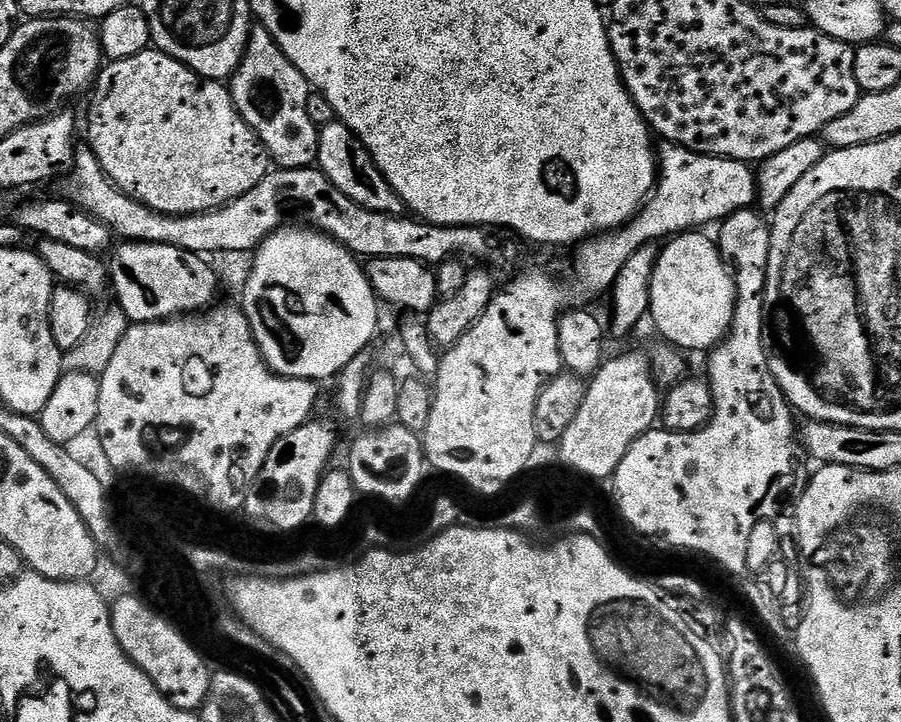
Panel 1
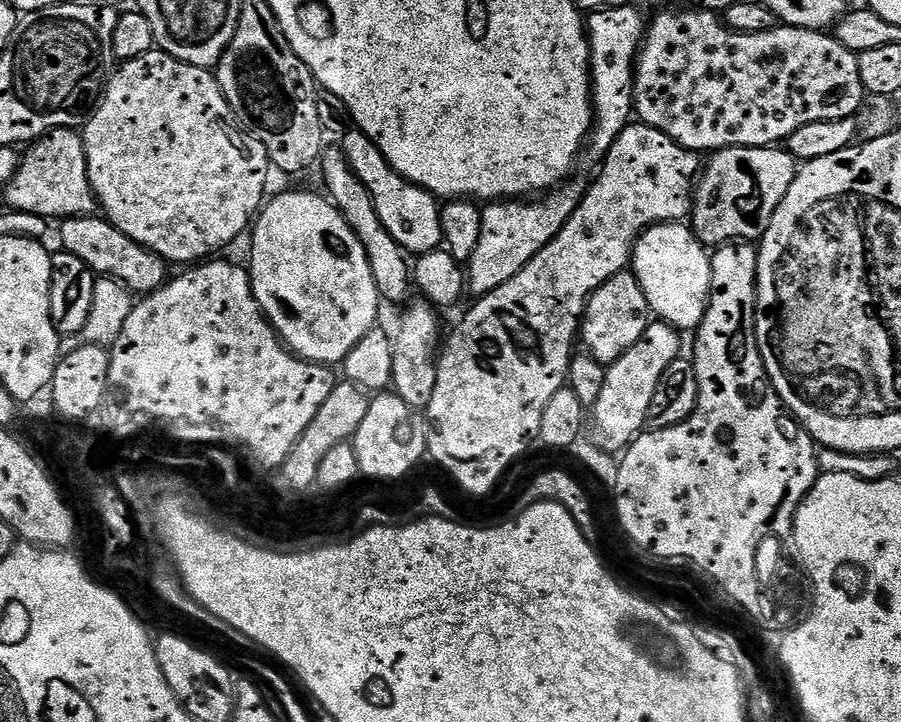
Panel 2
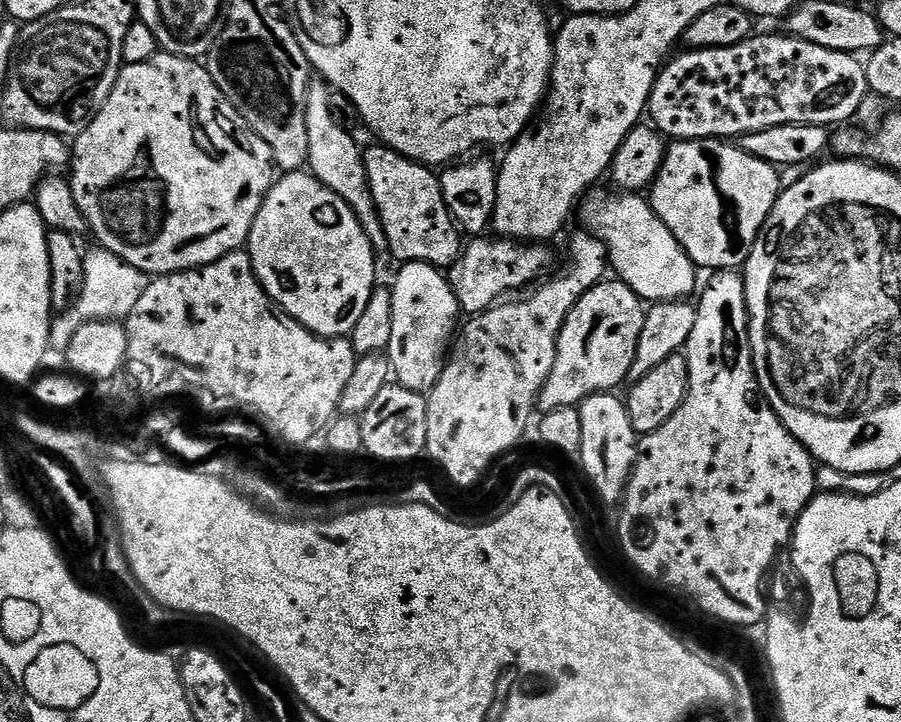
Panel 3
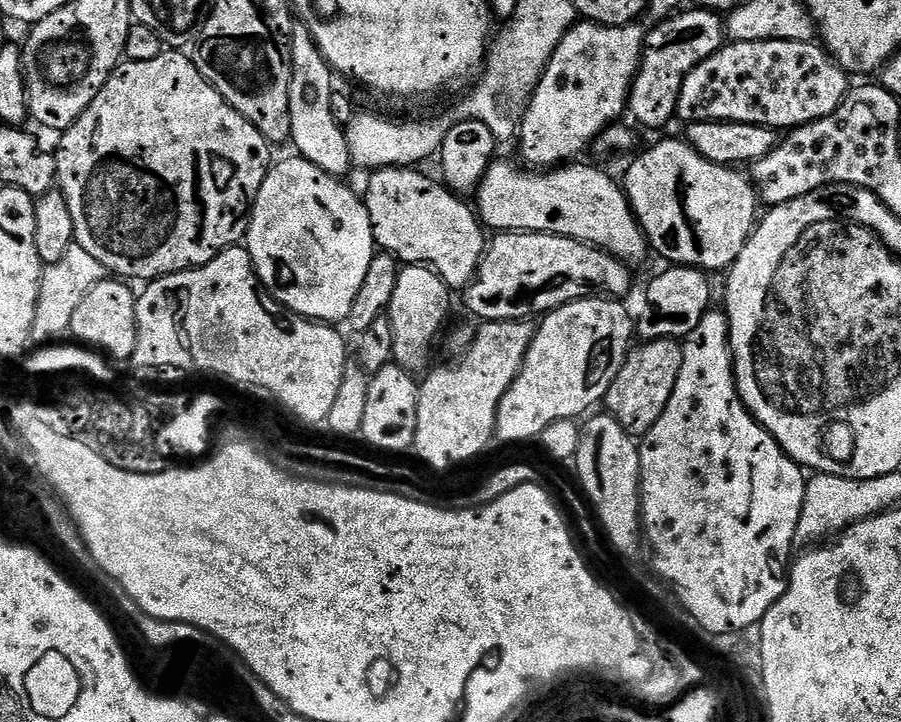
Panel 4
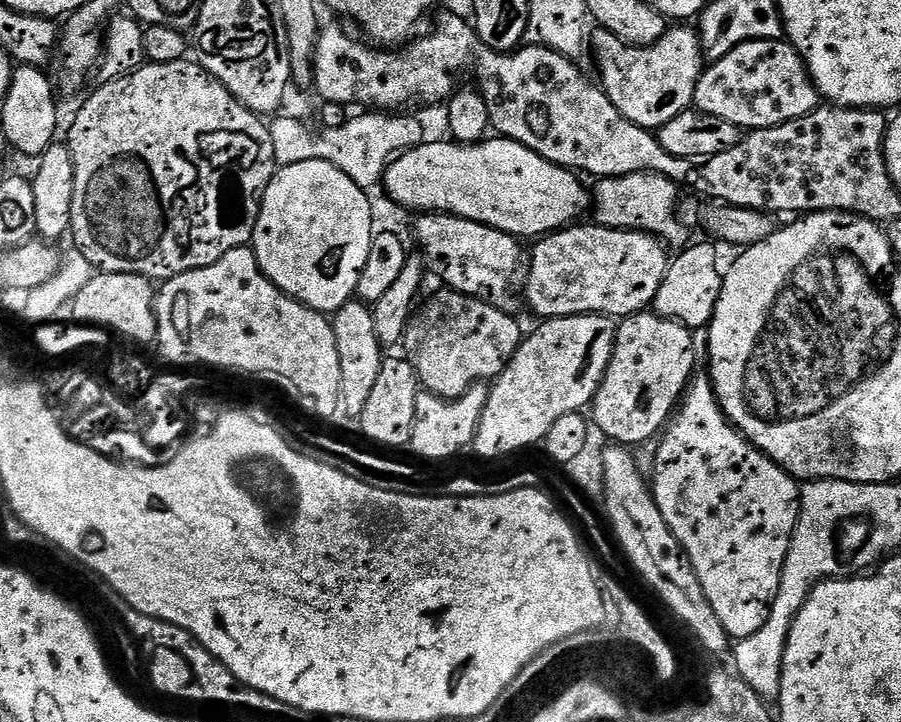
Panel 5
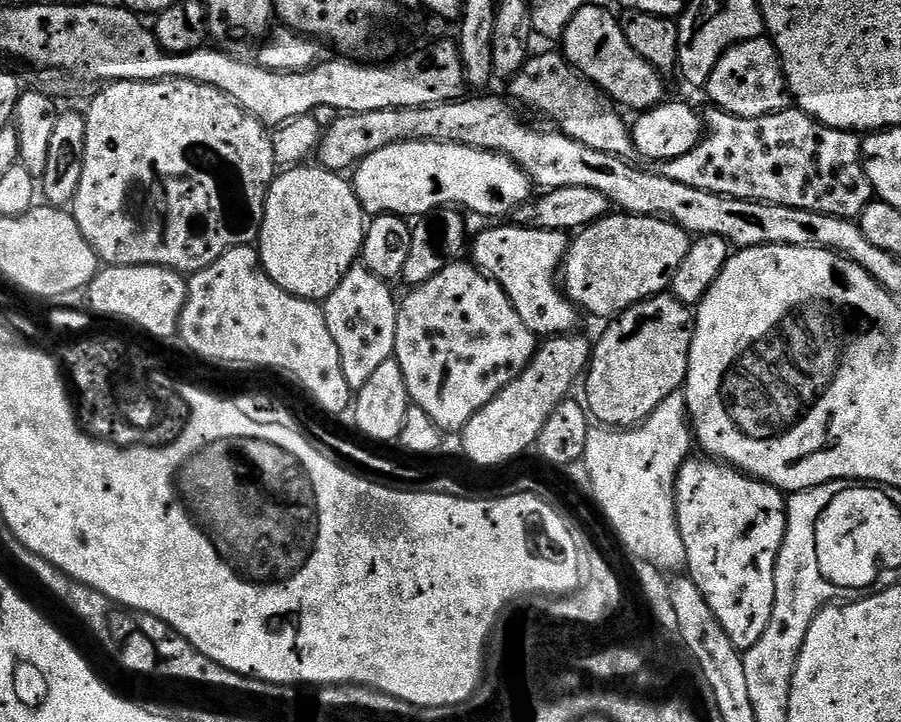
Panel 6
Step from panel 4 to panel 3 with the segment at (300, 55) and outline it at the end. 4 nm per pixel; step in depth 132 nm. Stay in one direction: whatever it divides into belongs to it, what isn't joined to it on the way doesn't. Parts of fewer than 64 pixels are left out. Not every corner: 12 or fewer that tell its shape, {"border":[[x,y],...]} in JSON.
{"border":[[319,78],[306,90],[307,167],[338,194],[373,252],[388,252],[355,135],[330,115]]}

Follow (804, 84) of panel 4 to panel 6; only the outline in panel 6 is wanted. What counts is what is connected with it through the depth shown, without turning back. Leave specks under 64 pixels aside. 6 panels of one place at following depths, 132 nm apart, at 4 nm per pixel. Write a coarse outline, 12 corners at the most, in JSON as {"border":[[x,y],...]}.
{"border":[[768,38],[722,53],[708,79],[715,107],[743,120],[793,103]]}

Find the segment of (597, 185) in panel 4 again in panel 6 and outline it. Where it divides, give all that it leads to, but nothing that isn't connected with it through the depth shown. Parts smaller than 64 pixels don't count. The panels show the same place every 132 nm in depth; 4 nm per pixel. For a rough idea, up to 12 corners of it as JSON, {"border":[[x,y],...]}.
{"border":[[437,140],[374,150],[350,183],[369,217],[530,199],[508,156]]}

